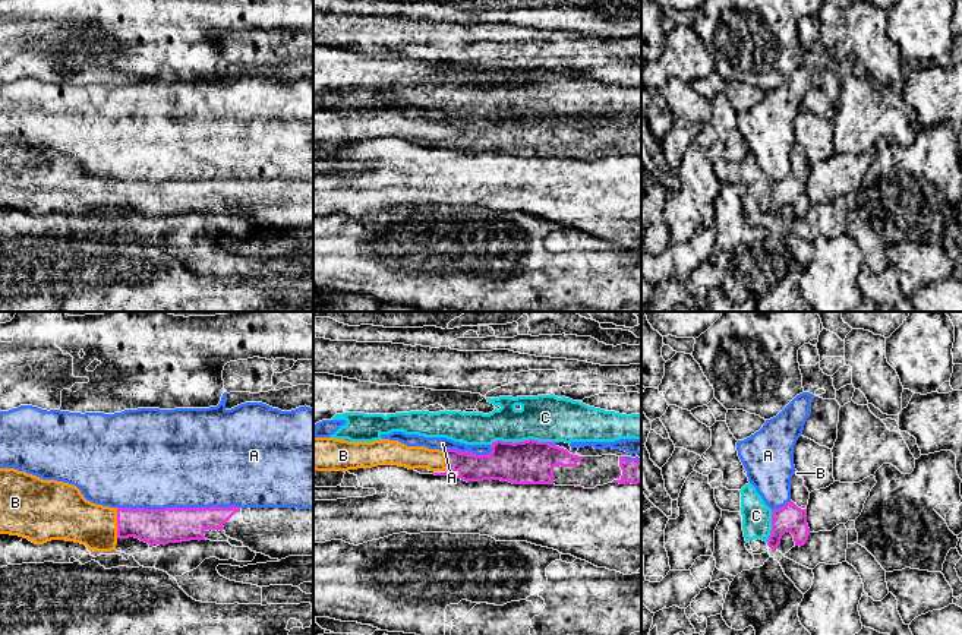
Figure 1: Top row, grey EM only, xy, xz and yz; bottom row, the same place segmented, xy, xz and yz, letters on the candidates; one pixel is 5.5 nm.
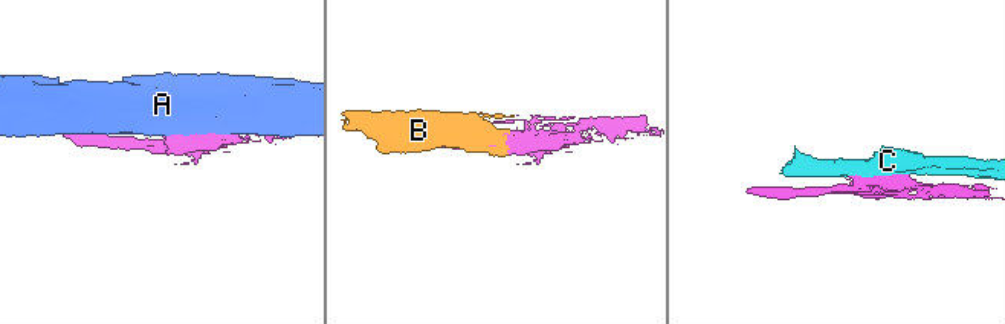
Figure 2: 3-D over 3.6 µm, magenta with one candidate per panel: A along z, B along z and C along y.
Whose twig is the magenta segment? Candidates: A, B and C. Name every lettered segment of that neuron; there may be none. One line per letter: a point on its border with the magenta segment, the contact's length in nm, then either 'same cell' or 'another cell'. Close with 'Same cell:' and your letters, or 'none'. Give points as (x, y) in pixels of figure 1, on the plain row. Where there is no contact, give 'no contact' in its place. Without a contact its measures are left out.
A: xy (179, 180) | 650 nm | another cell
B: xy (117, 195) | 170 nm | same cell
C: xz (521, 114) | 360 nm | another cell
Same cell: B

